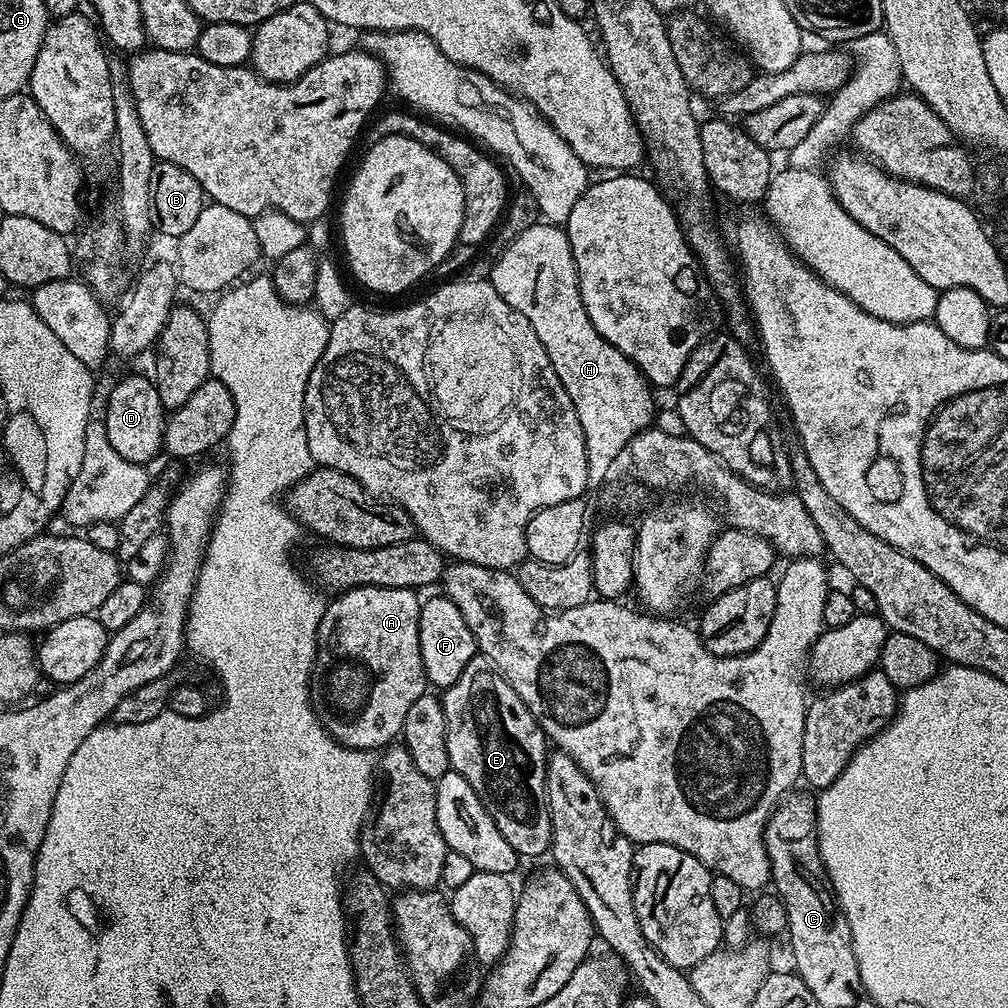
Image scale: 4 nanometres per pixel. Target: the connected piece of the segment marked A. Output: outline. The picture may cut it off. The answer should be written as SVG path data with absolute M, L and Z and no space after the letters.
M366 586L365 588L349 588L347 592L341 592L335 598L327 601L320 629L316 631L316 661L312 663L312 678L310 687L312 690L312 709L316 717L322 722L322 726L334 739L347 748L363 748L365 750L380 750L391 745L403 733L406 713L418 697L425 695L426 681L424 667L422 666L422 650L418 646L418 618L420 617L421 597L410 588L379 588L378 586Z

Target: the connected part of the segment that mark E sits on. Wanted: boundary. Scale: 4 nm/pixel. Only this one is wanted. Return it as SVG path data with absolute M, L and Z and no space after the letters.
M478 654L462 670L458 682L443 689L444 713L446 714L446 748L452 763L451 771L462 774L470 786L474 786L474 794L480 796L486 806L490 818L502 830L502 838L514 846L517 857L540 856L552 846L552 823L550 822L550 806L548 805L548 757L550 741L540 728L540 723L533 718L530 710L514 694L514 690L506 682L506 678L497 672L491 660Z

